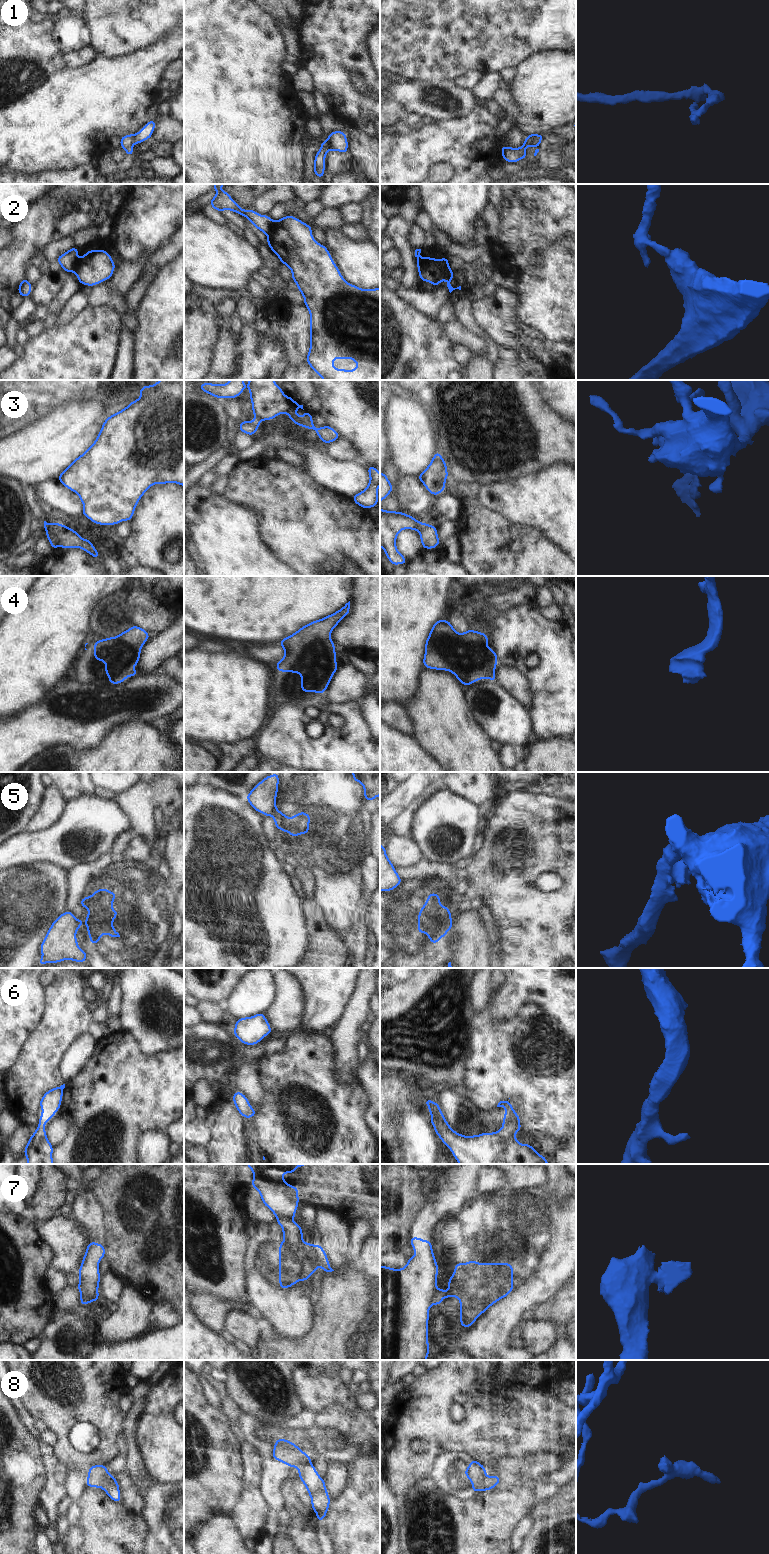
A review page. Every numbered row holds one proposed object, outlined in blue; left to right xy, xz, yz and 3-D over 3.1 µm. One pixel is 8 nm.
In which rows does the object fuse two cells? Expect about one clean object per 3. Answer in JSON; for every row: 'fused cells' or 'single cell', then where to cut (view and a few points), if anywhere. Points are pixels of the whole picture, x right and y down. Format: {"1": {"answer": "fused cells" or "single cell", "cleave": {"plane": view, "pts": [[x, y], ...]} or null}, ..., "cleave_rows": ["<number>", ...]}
{"1": {"answer": "fused cells", "cleave": {"plane": "yz", "pts": [[536, 135], [535, 139], [537, 141], [530, 145]]}}, "2": {"answer": "fused cells", "cleave": {"plane": "xz", "pts": [[274, 221], [273, 227], [267, 235]]}}, "3": {"answer": "fused cells", "cleave": {"plane": "yz", "pts": [[422, 524], [418, 530]]}}, "4": {"answer": "single cell", "cleave": null}, "5": {"answer": "fused cells", "cleave": {"plane": "yz", "pts": [[439, 902], [435, 907], [421, 908]]}}, "6": {"answer": "single cell", "cleave": null}, "7": {"answer": "fused cells", "cleave": {"plane": "yz", "pts": [[436, 1289], [430, 1304]]}}, "8": {"answer": "fused cells", "cleave": {"plane": "yz", "pts": [[485, 1475], [480, 1483], [472, 1488]]}}, "cleave_rows": ["1", "2", "3", "5", "7", "8"]}

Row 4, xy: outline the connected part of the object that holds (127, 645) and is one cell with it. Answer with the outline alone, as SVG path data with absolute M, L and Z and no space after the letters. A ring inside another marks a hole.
M133 625L116 637L94 642L94 659L105 662L105 674L110 684L120 684L138 674L132 668L138 666L141 649L150 638L148 631Z

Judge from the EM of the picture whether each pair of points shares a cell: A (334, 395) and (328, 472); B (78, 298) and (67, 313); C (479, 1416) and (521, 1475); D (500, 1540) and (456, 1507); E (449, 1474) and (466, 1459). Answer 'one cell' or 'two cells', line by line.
A: two cells
B: one cell
C: two cells
D: one cell
E: one cell

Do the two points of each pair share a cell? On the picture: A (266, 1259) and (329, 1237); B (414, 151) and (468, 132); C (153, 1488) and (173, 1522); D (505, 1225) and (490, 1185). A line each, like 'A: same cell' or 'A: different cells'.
A: different cells
B: same cell
C: same cell
D: different cells

